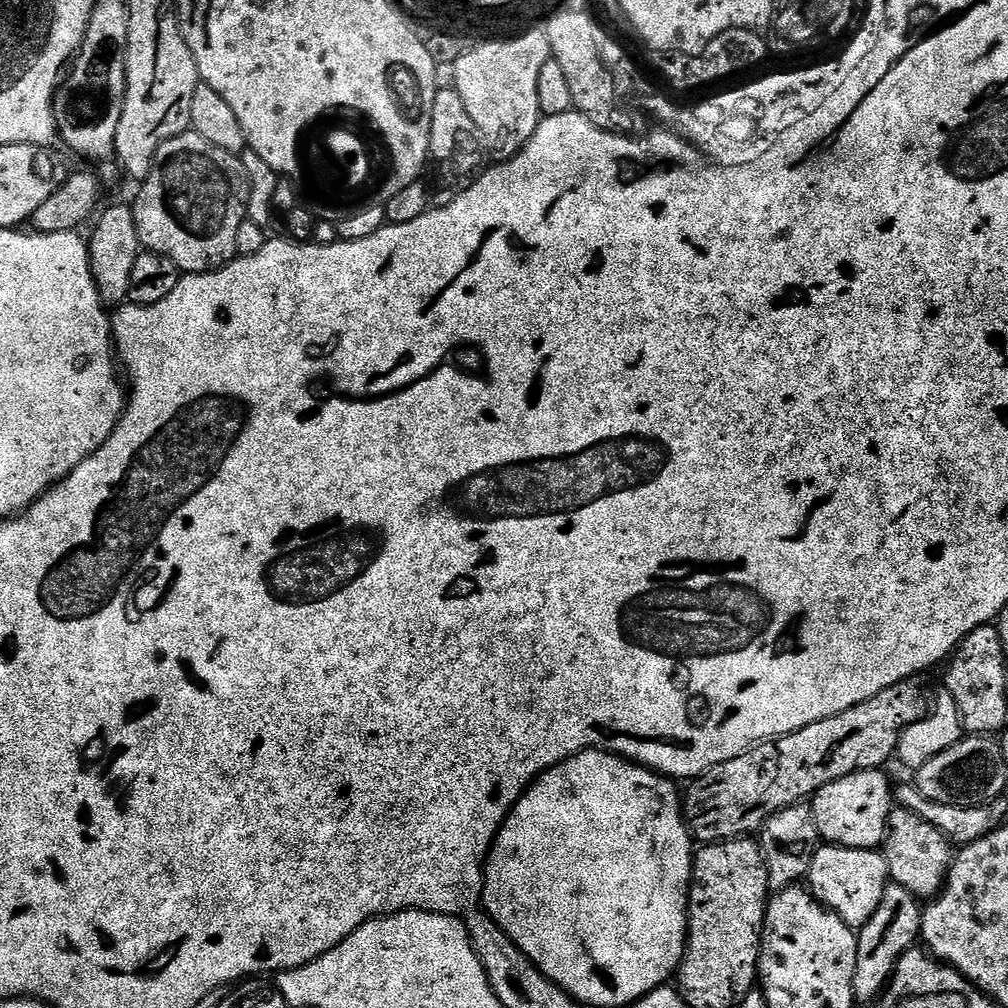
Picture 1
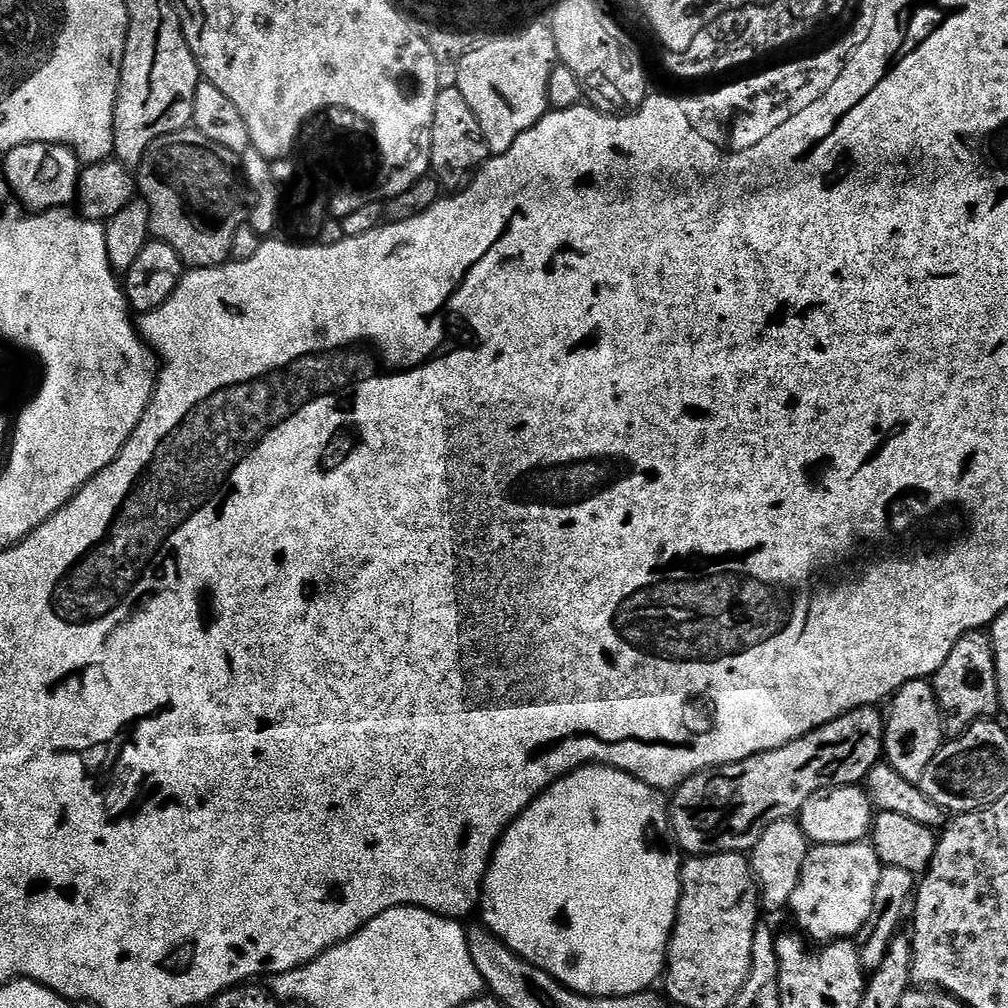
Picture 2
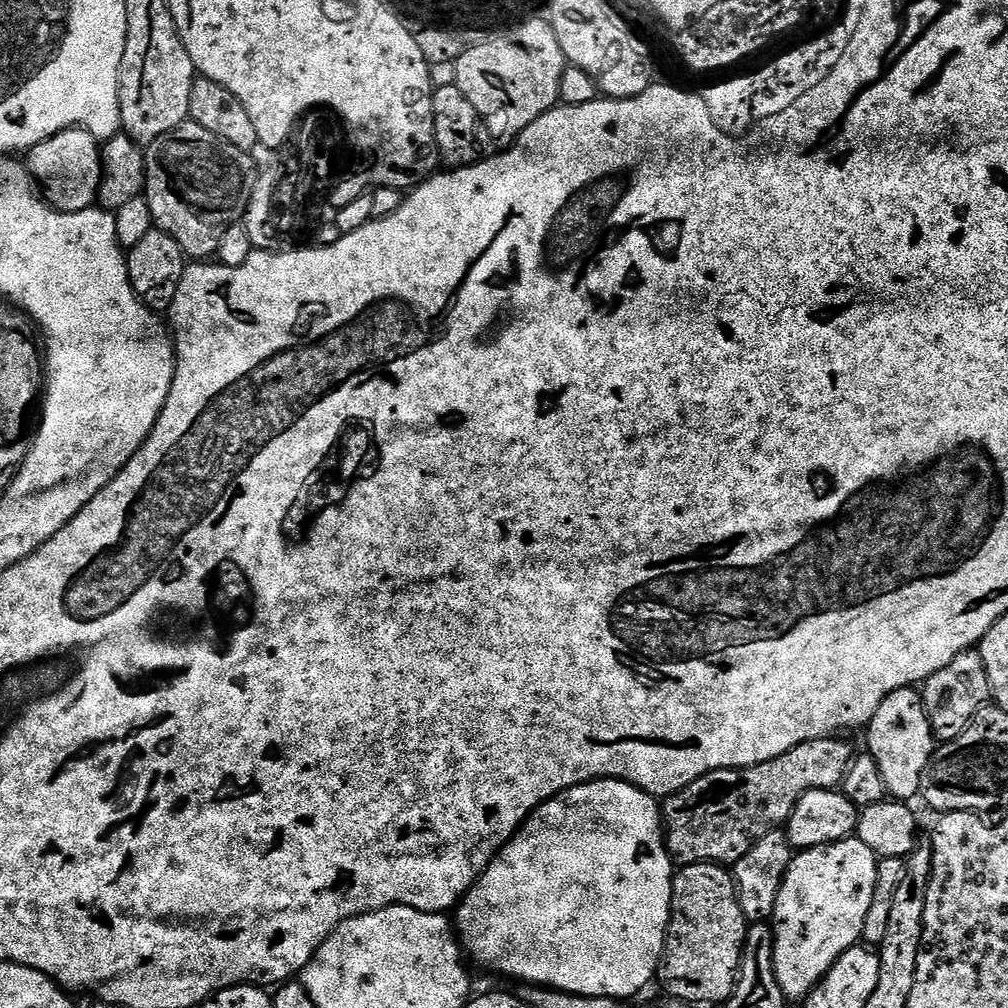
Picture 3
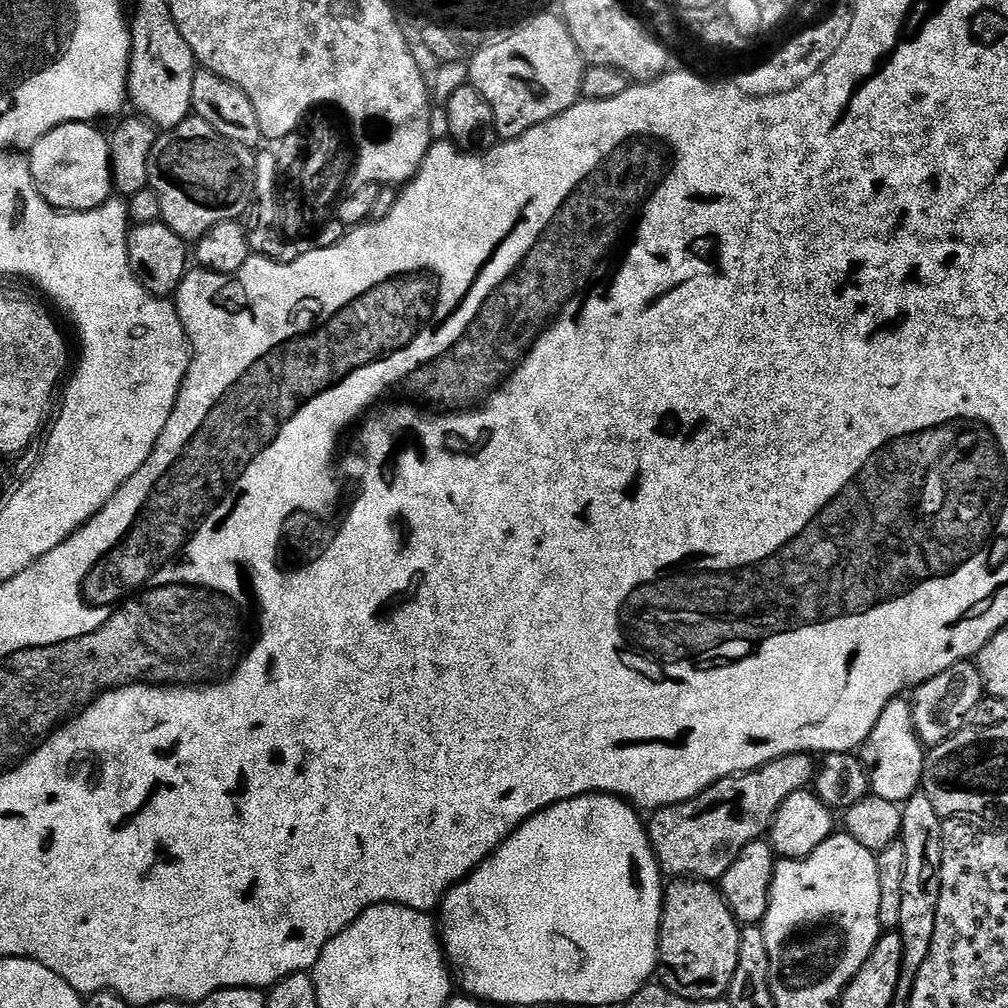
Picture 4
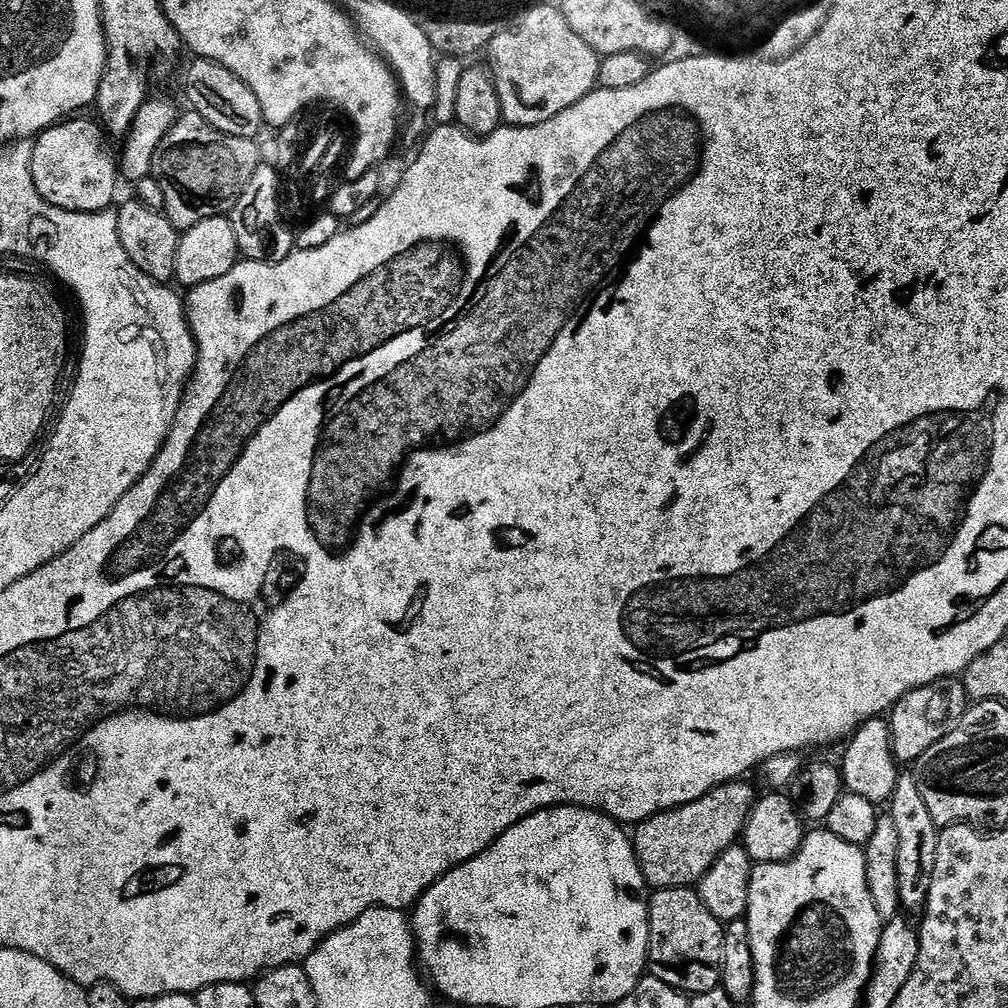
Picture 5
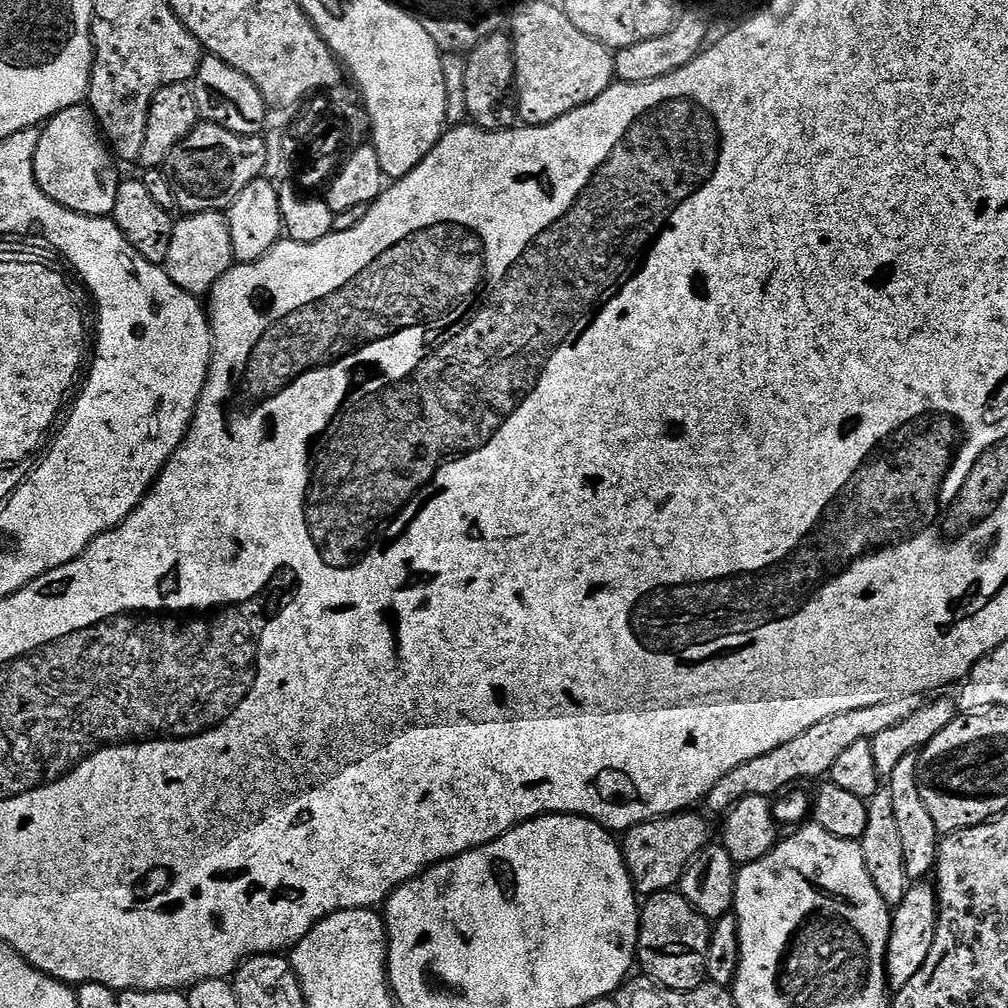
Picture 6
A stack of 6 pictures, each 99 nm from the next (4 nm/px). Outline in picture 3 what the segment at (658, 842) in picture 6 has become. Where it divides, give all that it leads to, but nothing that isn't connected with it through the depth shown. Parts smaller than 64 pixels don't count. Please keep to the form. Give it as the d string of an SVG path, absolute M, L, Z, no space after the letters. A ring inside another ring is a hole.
M844 738L811 740L794 746L786 754L770 762L755 764L749 768L723 768L717 772L707 772L690 786L667 797L662 804L662 827L669 853L673 861L686 864L735 865L737 860L748 853L766 834L787 825L792 808L804 793L815 788L839 789L848 772L848 765L854 759L854 751Z

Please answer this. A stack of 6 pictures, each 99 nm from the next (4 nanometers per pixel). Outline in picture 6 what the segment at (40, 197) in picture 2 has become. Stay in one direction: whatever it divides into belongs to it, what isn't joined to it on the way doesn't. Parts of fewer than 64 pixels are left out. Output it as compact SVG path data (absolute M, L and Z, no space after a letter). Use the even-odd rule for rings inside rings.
M75 104L62 110L43 125L34 158L36 181L41 190L54 202L61 204L63 208L77 212L80 216L111 217L122 183L122 176L116 173L116 167L118 167L117 161L100 131L99 124L96 123L96 116L91 108L84 104Z

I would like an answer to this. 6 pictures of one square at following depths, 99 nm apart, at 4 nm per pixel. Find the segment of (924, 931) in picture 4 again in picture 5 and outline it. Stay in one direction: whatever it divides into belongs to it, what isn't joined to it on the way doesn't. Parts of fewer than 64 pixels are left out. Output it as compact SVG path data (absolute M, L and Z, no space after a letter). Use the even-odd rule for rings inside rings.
M904 774L896 781L896 789L890 801L890 815L898 829L898 892L901 909L919 913L930 898L930 885L934 883L934 866L938 866L938 842L941 829L937 828L922 798L915 775Z

